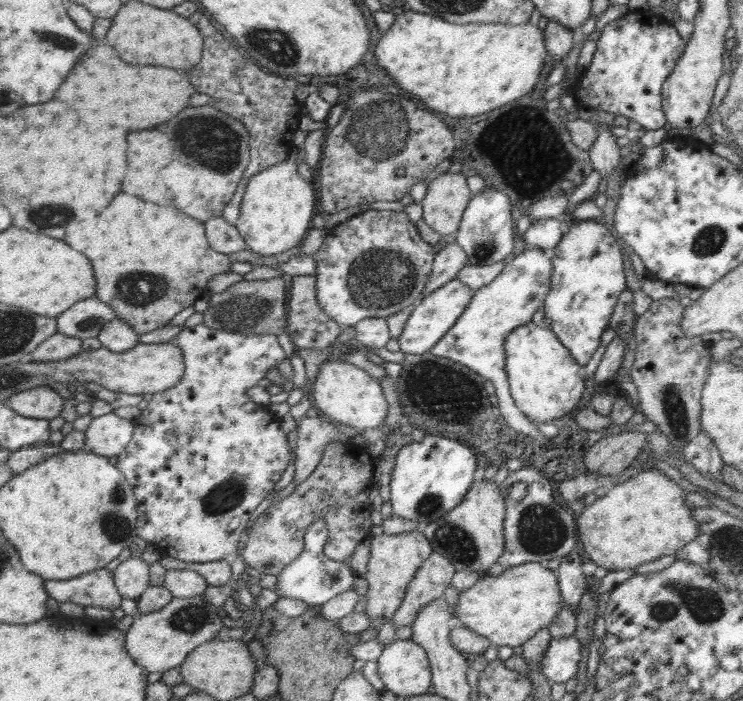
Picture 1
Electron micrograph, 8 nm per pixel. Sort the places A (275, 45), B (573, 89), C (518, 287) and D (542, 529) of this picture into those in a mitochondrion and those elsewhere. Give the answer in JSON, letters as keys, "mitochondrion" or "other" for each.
{"A":"mitochondrion","B":"other","C":"other","D":"mitochondrion"}

